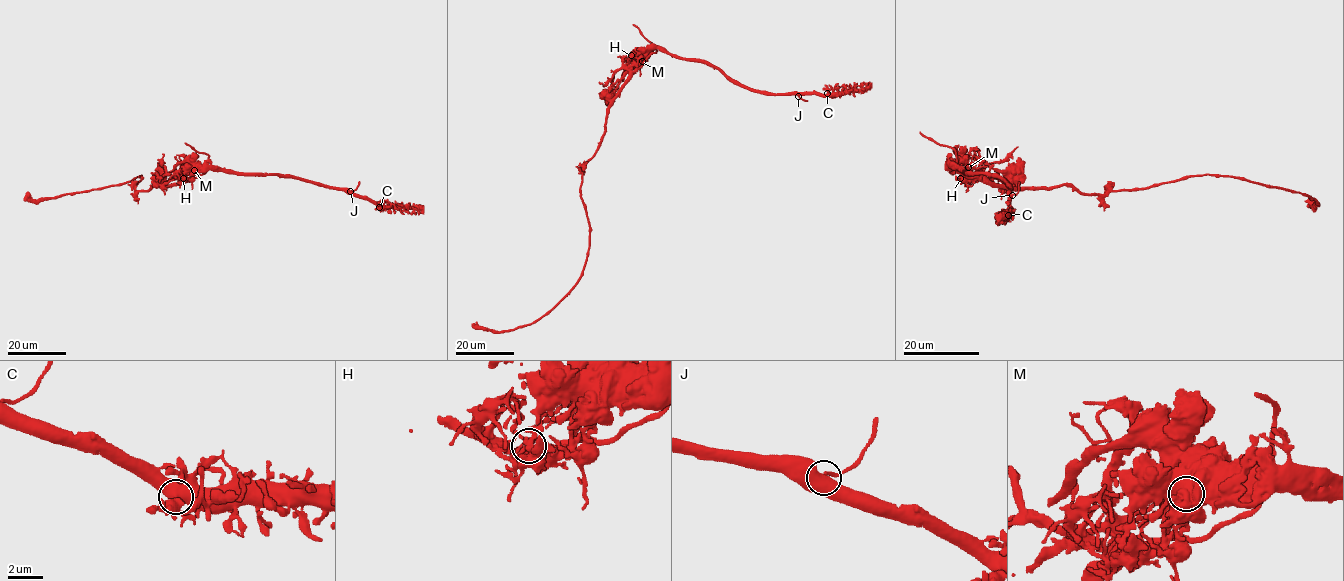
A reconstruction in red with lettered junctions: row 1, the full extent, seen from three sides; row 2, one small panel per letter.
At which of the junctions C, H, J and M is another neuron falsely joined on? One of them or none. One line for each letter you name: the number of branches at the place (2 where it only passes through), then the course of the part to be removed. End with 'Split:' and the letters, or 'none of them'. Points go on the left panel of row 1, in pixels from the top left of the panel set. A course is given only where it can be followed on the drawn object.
M: branches 2; course (194, 170), (179, 183), (155, 183), (148, 191), (132, 187), (140, 175), (102, 188), (23, 199)
Split: M

